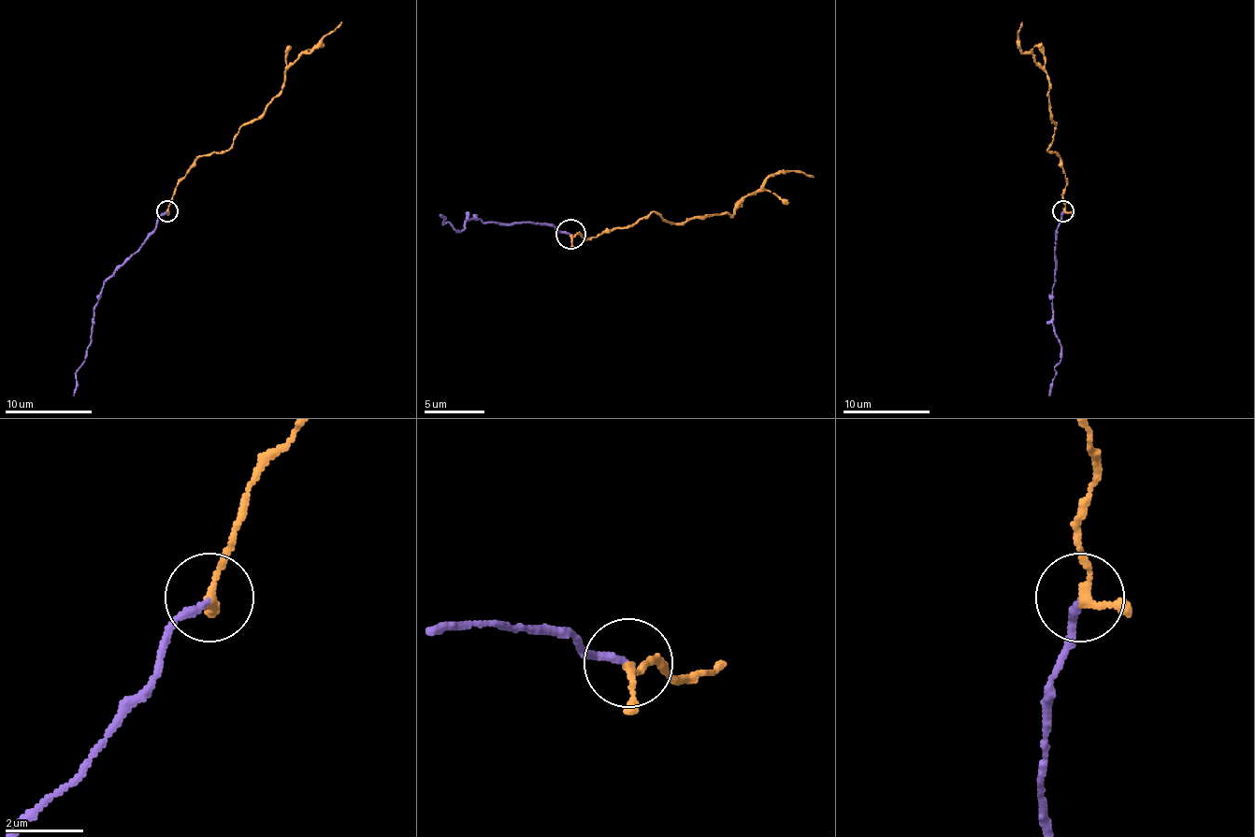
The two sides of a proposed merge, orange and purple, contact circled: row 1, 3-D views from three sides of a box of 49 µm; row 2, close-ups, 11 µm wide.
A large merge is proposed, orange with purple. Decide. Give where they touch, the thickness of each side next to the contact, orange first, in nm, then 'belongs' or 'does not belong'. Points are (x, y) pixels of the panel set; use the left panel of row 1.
at (167, 210); 160 nm thick on the orange side, 180 nm on the other; belongs

